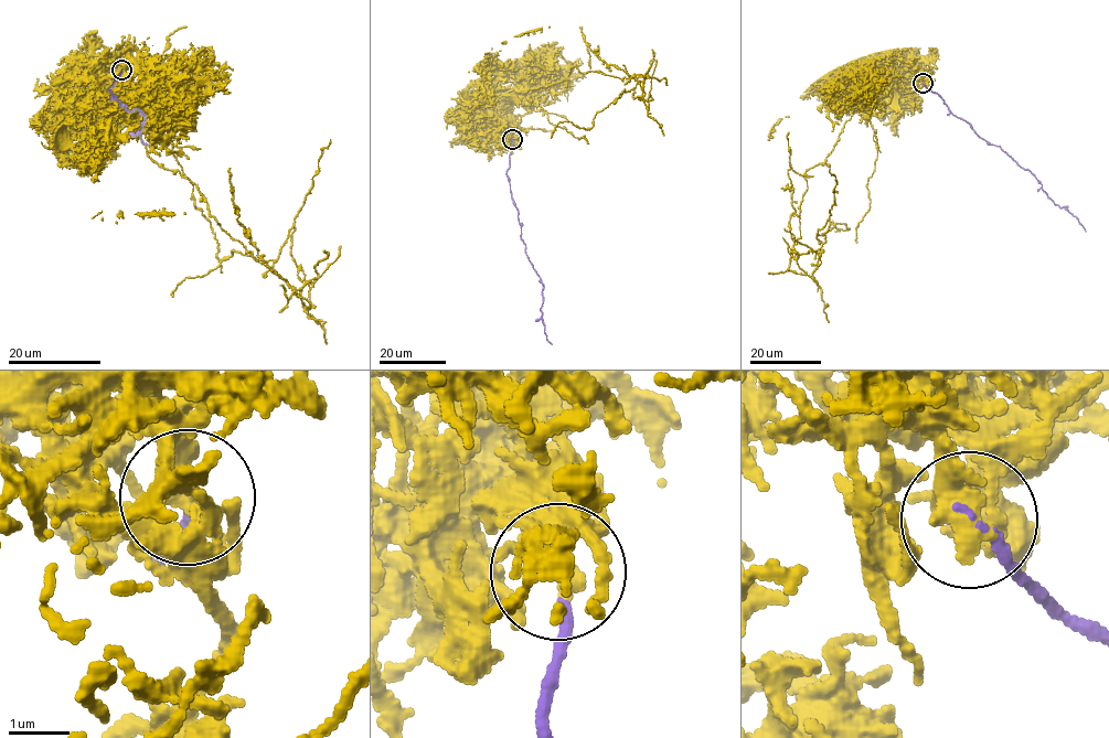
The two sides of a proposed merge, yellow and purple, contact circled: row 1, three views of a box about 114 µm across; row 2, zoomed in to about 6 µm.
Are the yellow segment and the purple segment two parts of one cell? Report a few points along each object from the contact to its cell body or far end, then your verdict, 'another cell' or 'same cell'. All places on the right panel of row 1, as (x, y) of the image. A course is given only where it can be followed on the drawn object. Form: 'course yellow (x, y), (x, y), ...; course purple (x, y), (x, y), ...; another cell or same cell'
course yellow (923, 83), (874, 81), (804, 173), (795, 257), (813, 280), (830, 222), (818, 231), (840, 232); course purple (923, 83), (977, 134), (1028, 170), (1043, 191), (1076, 217), (1086, 232); another cell

